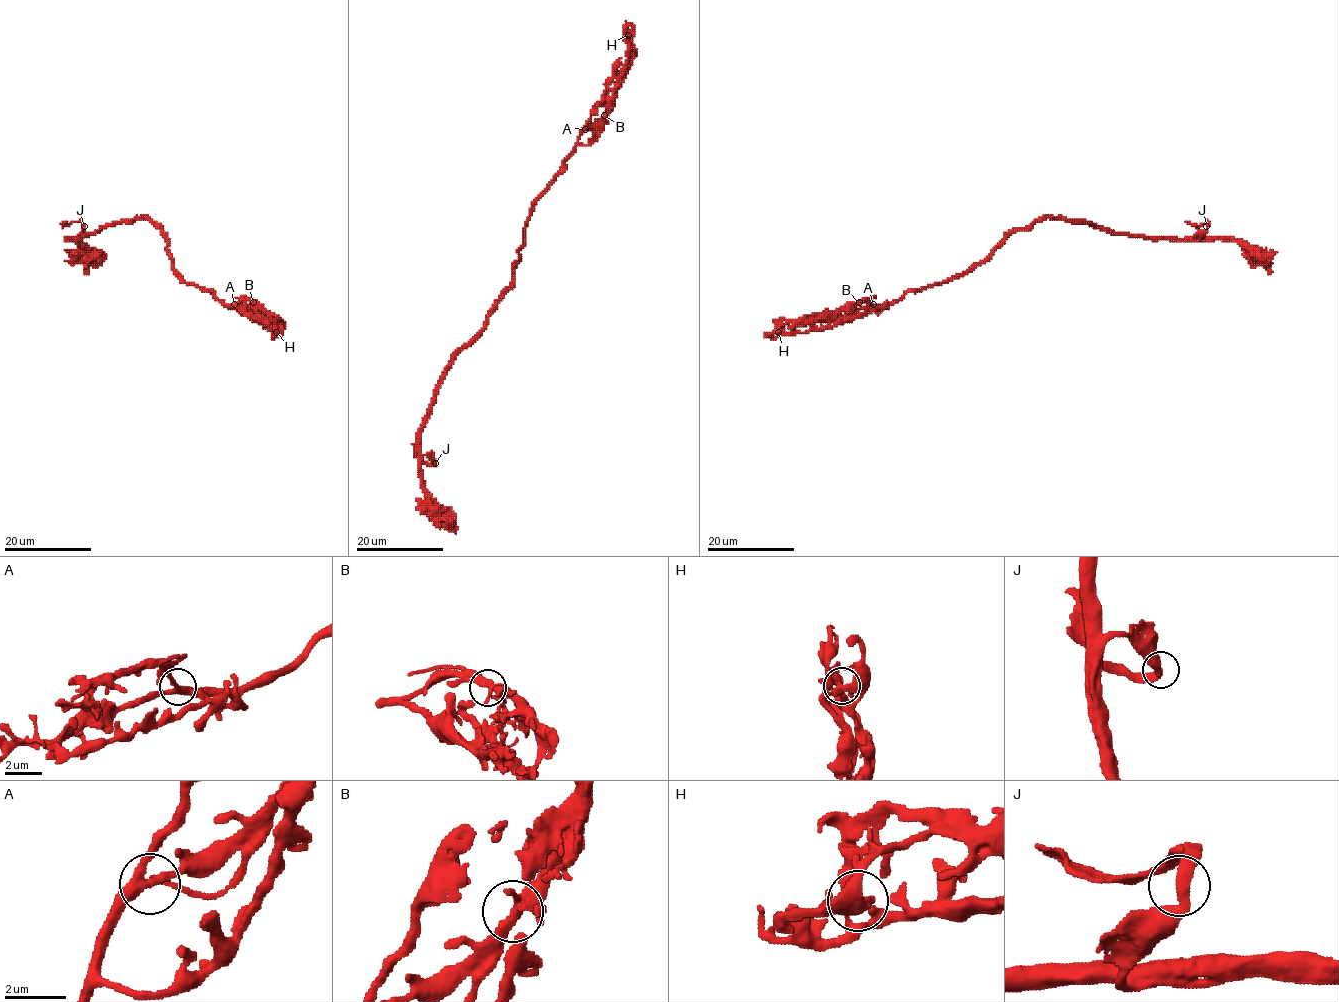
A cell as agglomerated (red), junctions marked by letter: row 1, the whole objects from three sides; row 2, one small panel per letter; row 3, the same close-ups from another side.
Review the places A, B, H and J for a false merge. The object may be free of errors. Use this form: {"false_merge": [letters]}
{"false_merge": []}

